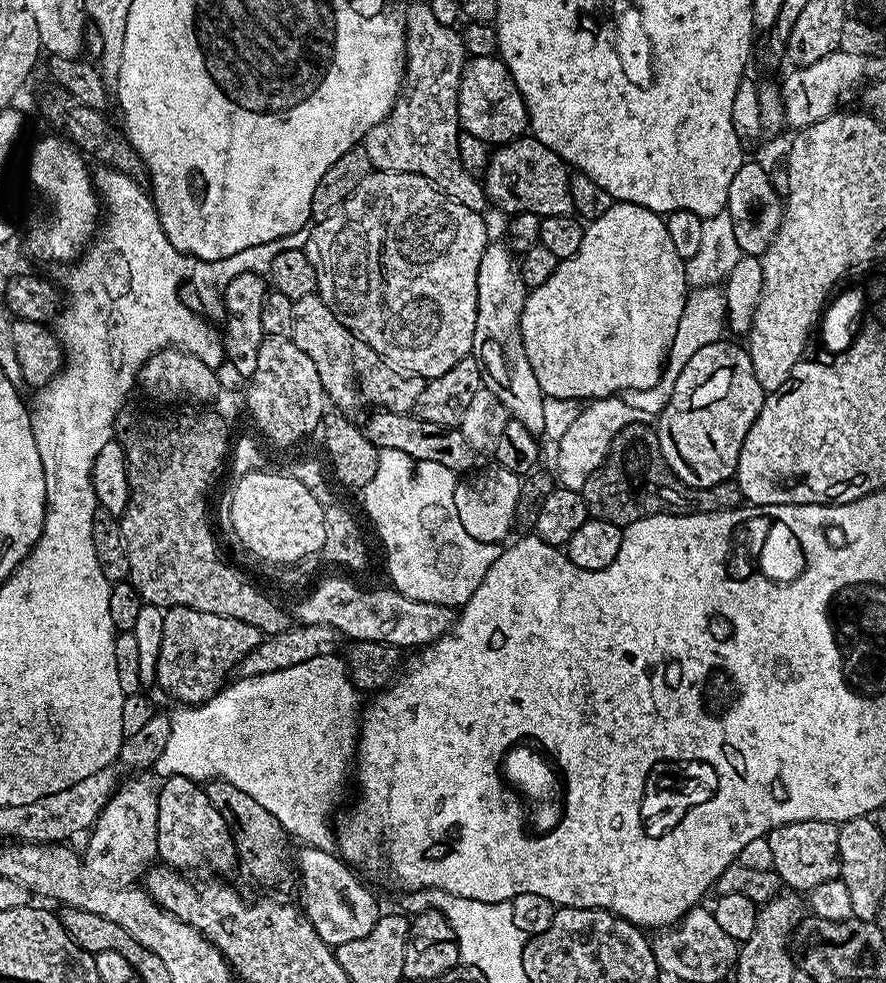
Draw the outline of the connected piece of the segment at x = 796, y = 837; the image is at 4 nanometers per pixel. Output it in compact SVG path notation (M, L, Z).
M833 821L790 822L769 832L767 838L770 850L774 853L772 867L780 875L781 885L797 893L807 894L814 886L822 886L822 882L839 877L838 827Z

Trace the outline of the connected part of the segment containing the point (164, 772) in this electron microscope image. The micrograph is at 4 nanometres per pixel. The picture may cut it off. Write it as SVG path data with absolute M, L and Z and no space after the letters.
M339 655L322 656L310 658L309 661L300 662L290 666L288 669L275 670L274 673L262 674L261 676L240 676L233 679L231 683L220 689L214 698L210 698L204 704L195 706L177 707L176 713L171 713L170 738L166 741L166 746L160 751L154 765L154 772L157 777L165 778L174 775L184 775L193 778L215 778L230 782L230 786L238 786L238 790L250 794L264 809L270 810L274 818L288 833L289 837L296 836L301 841L301 845L309 848L327 849L334 840L334 828L328 825L328 819L332 816L332 811L336 808L336 803L340 800L340 791L344 788L344 783L350 780L350 769L354 764L354 757L358 747L358 737L360 734L360 717L362 715L361 693L352 685L352 678L346 671L346 664Z

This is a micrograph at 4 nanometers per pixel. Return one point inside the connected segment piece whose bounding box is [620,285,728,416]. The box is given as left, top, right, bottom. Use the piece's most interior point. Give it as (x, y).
(703, 322)

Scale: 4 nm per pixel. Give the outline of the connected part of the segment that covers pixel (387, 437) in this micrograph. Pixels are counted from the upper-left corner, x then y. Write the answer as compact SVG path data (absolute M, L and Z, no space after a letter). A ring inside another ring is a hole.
M386 412L371 413L364 429L370 442L378 450L394 449L408 454L419 461L435 462L457 474L466 474L475 467L478 454L473 450L458 428L445 428L438 423L418 419L413 413Z

